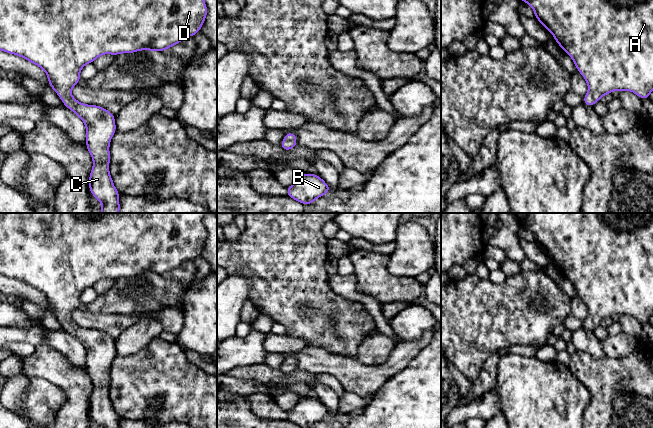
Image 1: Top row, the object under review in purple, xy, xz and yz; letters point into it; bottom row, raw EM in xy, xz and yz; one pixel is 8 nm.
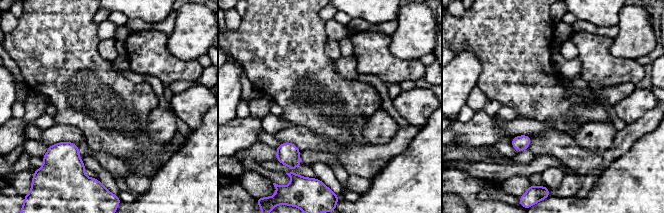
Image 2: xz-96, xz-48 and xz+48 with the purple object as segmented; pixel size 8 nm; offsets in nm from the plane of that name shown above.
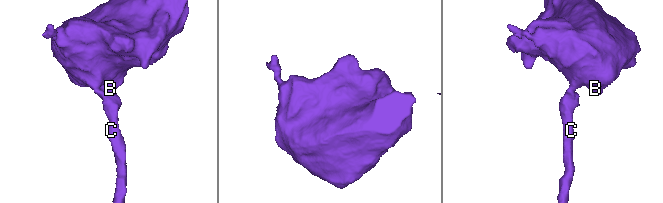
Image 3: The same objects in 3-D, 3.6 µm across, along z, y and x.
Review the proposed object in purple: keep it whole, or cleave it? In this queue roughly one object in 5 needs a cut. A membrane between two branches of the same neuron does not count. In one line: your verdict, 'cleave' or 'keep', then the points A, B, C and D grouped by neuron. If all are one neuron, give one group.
keep; A B C D

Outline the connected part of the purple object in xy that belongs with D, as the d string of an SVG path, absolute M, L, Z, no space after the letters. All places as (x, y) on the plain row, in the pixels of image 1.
M0 213L0 274L22 281L44 294L48 301L48 310L57 317L64 330L73 335L84 346L86 350L86 372L93 383L93 391L89 398L89 415L101 428L120 428L120 417L115 412L113 403L109 397L111 383L109 370L113 359L116 357L115 339L98 329L80 327L71 319L72 312L81 303L81 293L86 288L93 287L103 278L116 280L121 277L128 278L141 274L150 274L152 276L165 275L174 269L178 269L182 263L193 261L196 257L200 256L208 237L203 220L206 216L213 214L217 213Z

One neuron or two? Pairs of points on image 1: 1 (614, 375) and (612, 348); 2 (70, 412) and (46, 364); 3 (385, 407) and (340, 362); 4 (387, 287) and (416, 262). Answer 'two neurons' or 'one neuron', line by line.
1: two neurons
2: one neuron
3: two neurons
4: two neurons

